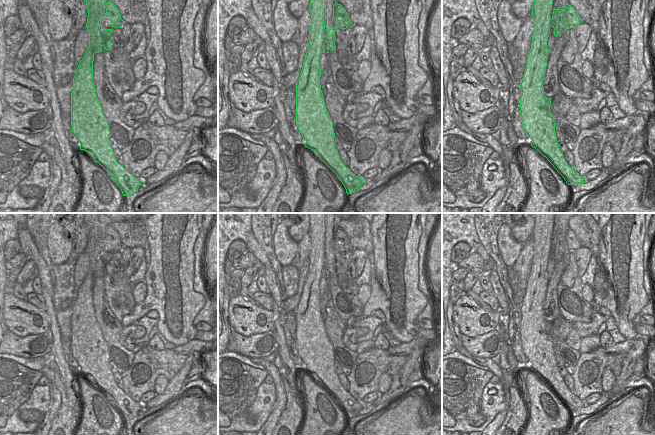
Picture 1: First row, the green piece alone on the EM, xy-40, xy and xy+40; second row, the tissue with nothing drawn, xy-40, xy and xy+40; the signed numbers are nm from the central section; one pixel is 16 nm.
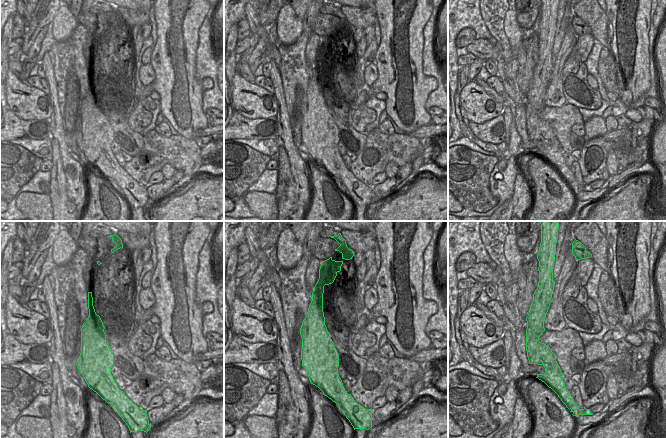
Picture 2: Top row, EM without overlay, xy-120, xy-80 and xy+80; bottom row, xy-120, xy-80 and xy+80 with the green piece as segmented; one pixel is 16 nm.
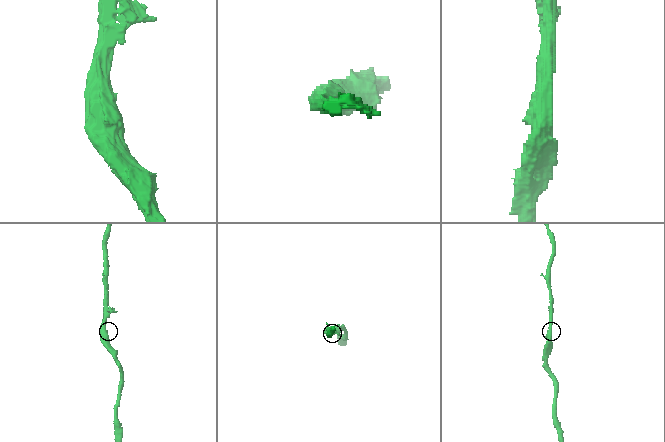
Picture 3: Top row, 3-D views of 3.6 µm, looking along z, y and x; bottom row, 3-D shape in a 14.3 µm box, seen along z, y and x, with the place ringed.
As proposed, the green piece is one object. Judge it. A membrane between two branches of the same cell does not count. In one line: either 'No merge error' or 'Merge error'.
No merge error

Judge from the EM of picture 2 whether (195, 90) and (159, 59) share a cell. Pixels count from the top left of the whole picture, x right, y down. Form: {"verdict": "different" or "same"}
{"verdict": "same"}

